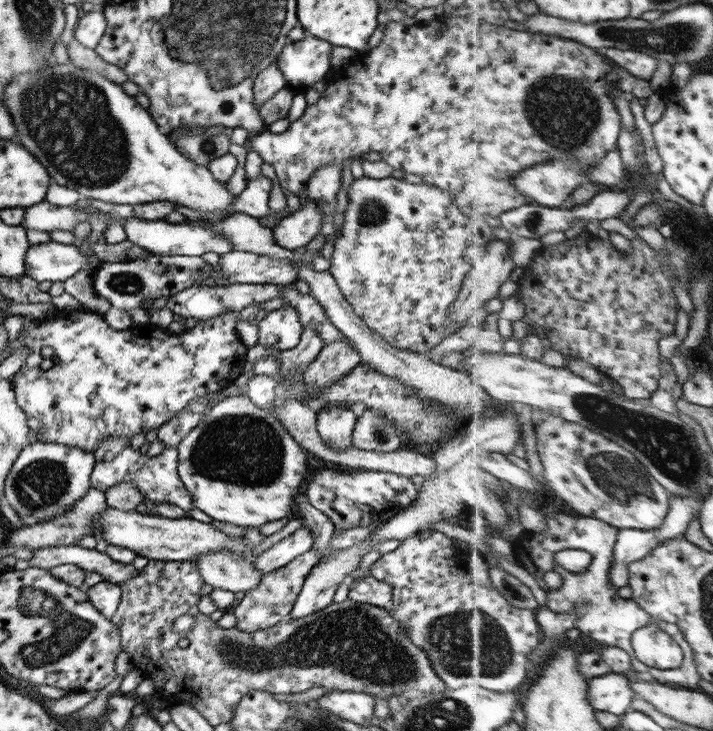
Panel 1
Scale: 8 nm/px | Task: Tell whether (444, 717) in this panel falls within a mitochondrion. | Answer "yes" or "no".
yes

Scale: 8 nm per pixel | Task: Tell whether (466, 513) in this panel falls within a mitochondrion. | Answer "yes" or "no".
no

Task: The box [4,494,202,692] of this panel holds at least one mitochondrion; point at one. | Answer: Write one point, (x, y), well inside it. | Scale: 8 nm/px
(68, 629)

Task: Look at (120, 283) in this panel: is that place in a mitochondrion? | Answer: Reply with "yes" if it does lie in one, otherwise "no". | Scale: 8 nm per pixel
yes

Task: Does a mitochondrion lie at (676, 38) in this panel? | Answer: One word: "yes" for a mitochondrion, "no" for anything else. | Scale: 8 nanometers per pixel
yes

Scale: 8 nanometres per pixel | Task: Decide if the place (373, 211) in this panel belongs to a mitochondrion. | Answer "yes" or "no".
yes

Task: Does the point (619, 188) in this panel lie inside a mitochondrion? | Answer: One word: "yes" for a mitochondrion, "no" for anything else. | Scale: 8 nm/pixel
no

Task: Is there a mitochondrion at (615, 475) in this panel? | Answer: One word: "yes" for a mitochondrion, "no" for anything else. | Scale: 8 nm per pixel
yes

